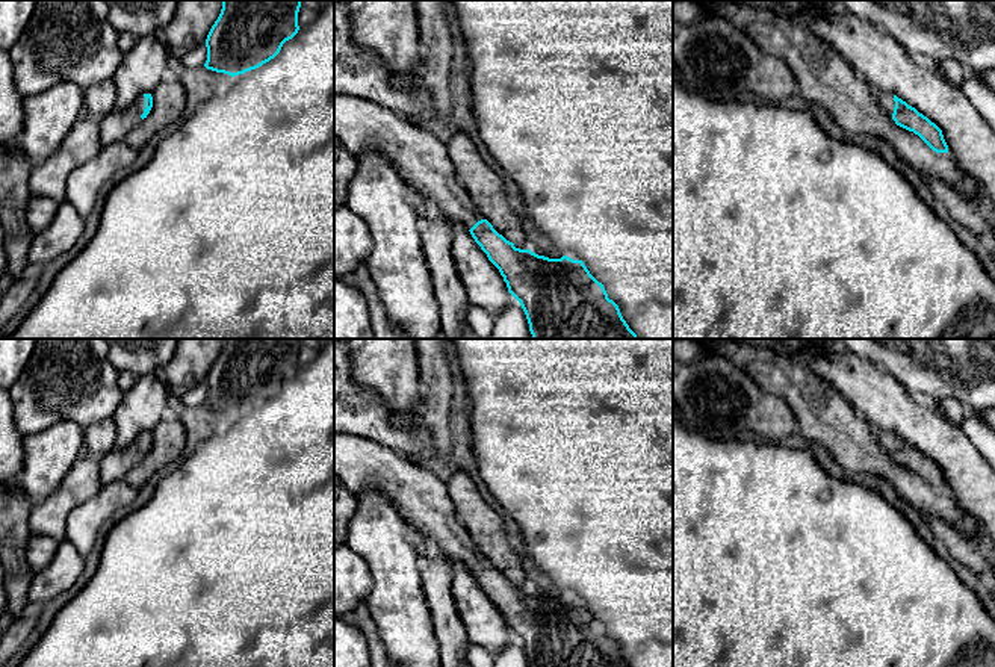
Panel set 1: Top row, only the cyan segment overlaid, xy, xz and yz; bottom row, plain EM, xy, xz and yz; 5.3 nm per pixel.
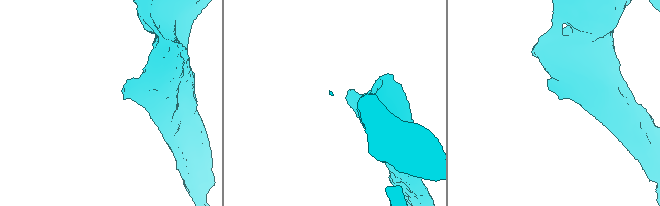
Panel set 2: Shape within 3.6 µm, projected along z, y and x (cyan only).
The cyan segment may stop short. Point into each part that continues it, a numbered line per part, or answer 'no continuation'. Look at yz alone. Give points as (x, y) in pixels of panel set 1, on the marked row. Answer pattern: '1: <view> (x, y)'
1: yz (886, 100)

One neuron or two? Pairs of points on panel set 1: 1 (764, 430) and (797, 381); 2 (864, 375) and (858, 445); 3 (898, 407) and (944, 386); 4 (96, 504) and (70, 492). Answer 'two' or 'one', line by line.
1: two
2: two
3: two
4: two

